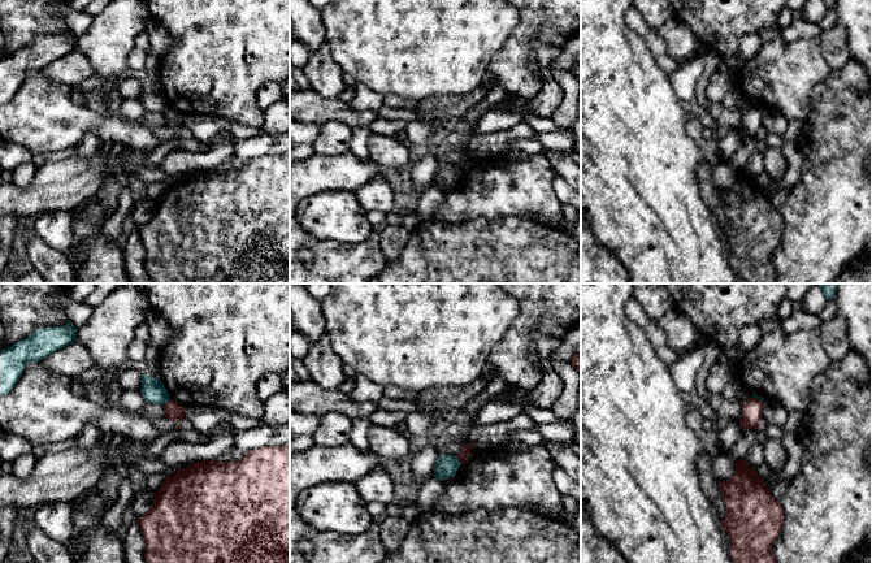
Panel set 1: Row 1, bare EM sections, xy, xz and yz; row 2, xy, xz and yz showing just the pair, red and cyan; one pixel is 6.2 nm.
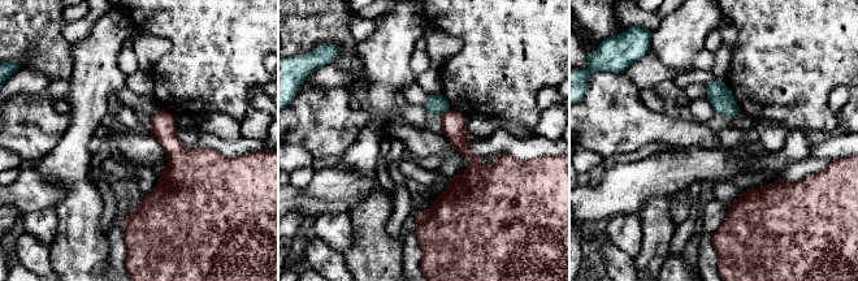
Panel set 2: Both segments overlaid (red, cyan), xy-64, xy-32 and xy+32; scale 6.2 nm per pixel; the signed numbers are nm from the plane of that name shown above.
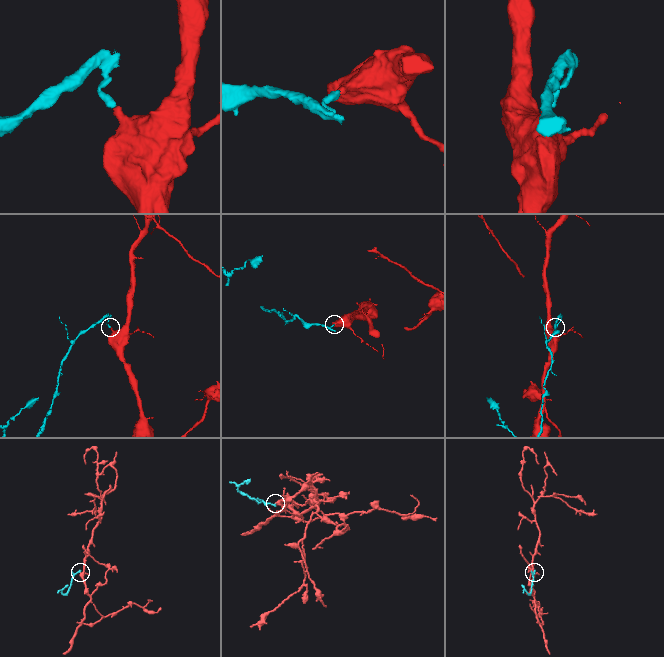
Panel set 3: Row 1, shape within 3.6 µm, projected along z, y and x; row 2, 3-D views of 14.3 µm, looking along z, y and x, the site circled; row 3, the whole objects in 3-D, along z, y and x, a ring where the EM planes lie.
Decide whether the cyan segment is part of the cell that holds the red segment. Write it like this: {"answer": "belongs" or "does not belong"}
{"answer": "does not belong"}

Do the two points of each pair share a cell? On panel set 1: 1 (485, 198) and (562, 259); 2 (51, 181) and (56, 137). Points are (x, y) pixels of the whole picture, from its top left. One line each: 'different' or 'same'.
1: different
2: different

